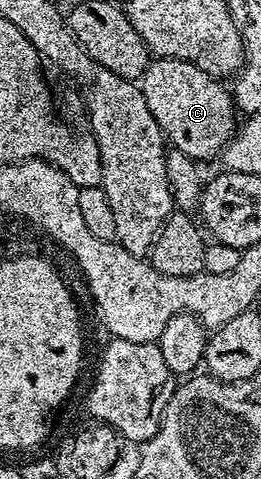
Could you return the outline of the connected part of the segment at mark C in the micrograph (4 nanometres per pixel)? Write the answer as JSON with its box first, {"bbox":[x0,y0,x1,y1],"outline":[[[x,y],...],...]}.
{"bbox":[141,57,237,161],"outline":[[[155,57],[147,64],[141,87],[146,92],[149,109],[170,144],[176,150],[185,153],[191,160],[202,161],[201,159],[211,159],[214,155],[215,158],[222,156],[227,143],[235,136],[237,130],[235,101],[232,92],[228,88],[226,91],[219,83],[222,82],[216,76],[205,73],[197,65],[193,65],[184,59]]]}

